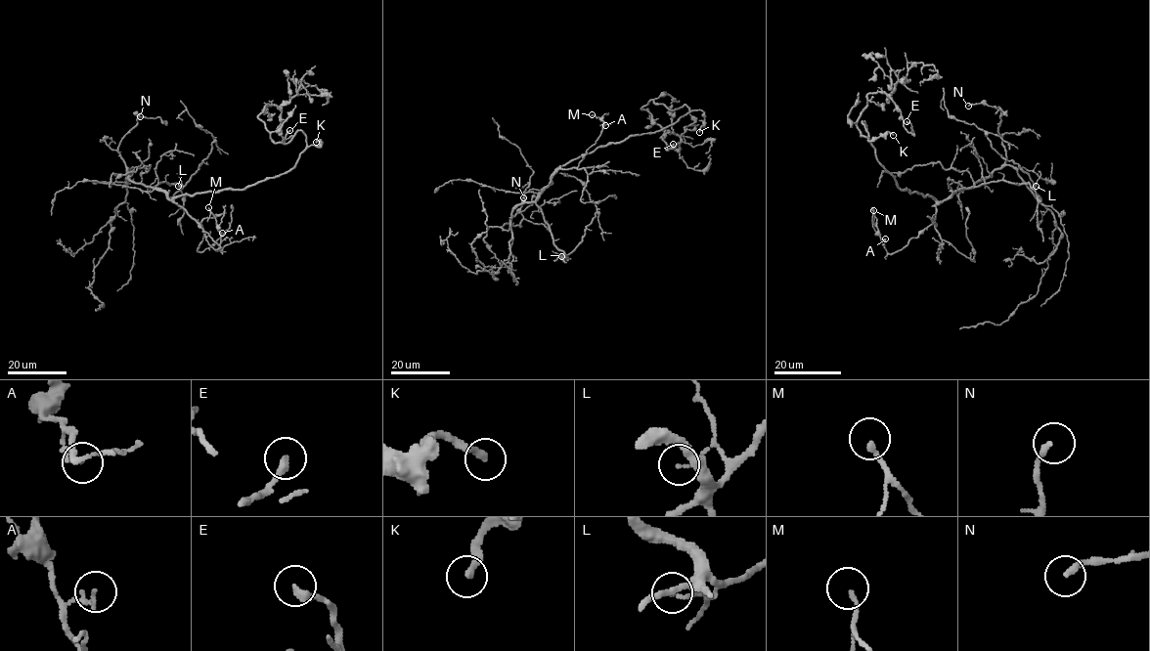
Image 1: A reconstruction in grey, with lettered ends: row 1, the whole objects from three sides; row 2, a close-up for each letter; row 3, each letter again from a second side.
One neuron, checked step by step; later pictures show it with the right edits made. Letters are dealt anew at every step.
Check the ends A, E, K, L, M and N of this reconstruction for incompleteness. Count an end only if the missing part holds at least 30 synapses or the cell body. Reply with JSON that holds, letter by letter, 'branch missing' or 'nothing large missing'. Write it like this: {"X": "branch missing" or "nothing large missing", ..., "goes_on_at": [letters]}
{"A": "nothing large missing", "E": "nothing large missing", "K": "branch missing", "L": "nothing large missing", "M": "nothing large missing", "N": "branch missing", "goes_on_at": ["K", "N"]}

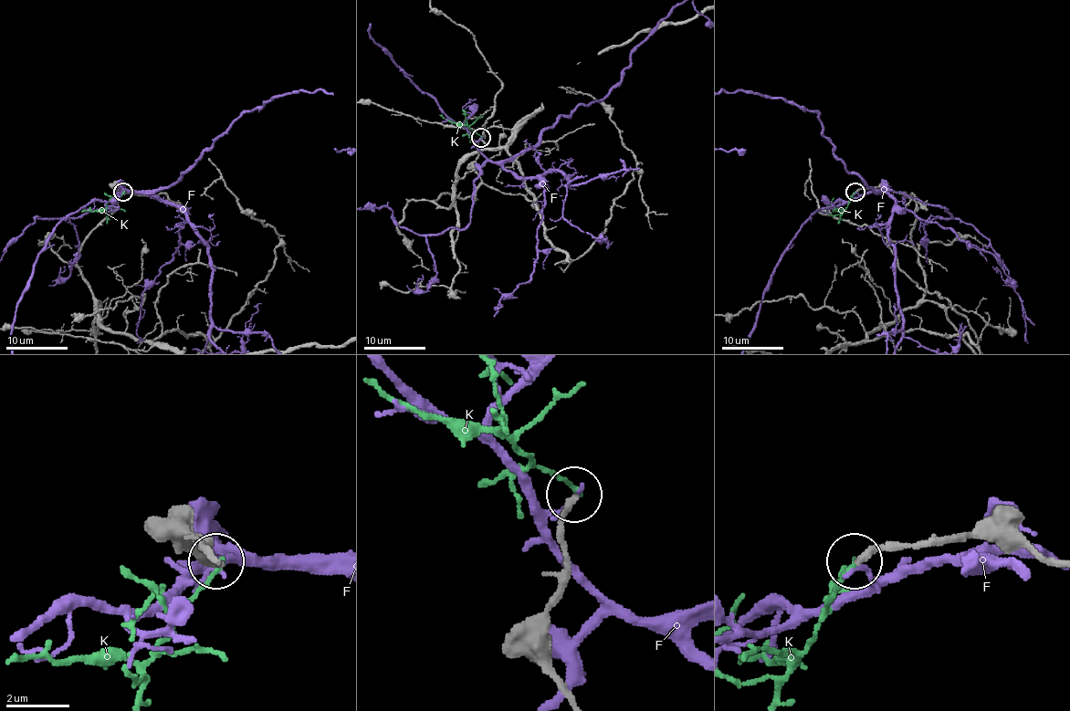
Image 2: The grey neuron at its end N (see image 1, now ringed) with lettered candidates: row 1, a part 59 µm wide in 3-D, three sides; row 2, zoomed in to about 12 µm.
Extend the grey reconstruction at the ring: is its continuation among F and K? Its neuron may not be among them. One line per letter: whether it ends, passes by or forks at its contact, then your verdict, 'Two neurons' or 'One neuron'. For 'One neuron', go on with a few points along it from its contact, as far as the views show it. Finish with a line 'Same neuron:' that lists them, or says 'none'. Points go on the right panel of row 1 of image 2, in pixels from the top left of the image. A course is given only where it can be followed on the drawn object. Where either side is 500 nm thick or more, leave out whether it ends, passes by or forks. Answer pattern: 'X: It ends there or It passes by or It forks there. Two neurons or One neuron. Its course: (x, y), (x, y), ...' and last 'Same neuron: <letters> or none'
F: It ends there. Two neurons
K: It ends there. Two neurons
Same neuron: none

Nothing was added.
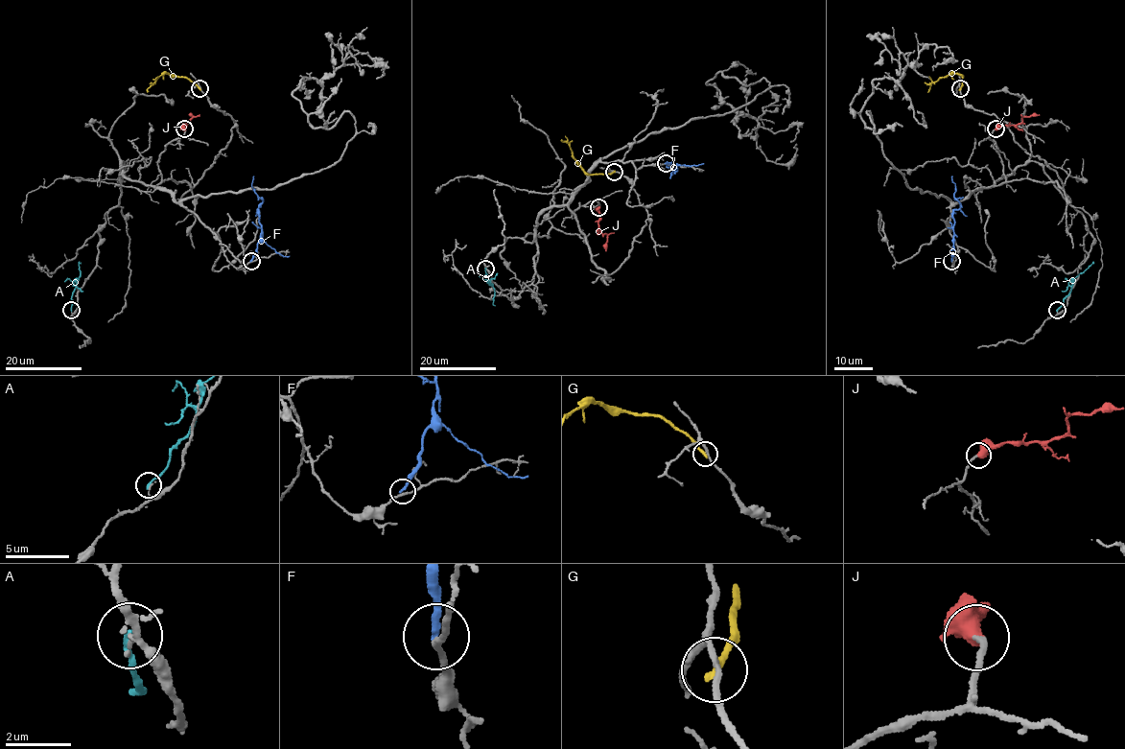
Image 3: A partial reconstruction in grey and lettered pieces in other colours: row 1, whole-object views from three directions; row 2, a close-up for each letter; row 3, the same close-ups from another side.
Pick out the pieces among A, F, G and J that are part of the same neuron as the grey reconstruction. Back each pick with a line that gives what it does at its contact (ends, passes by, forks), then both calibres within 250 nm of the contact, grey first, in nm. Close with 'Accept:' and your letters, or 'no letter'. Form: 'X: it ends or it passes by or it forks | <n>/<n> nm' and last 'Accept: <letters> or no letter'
J: it ends | 190/550 nm
Accept: J

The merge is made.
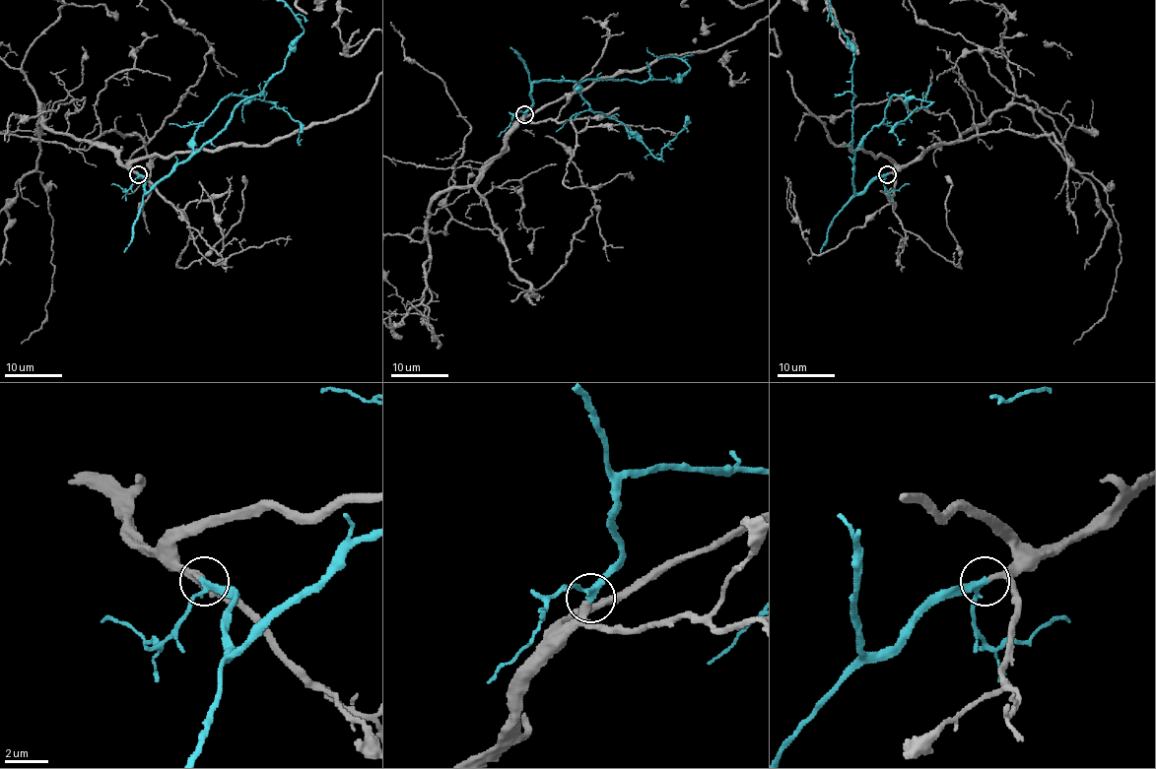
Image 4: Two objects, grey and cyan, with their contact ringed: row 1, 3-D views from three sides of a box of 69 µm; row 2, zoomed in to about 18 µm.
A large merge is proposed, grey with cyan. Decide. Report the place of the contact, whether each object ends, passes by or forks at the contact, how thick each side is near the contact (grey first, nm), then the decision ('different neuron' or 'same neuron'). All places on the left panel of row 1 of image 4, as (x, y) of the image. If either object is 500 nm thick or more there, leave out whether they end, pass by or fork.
(138, 174) | grey passes by | cyan passes by | 200/240 nm | same neuron

